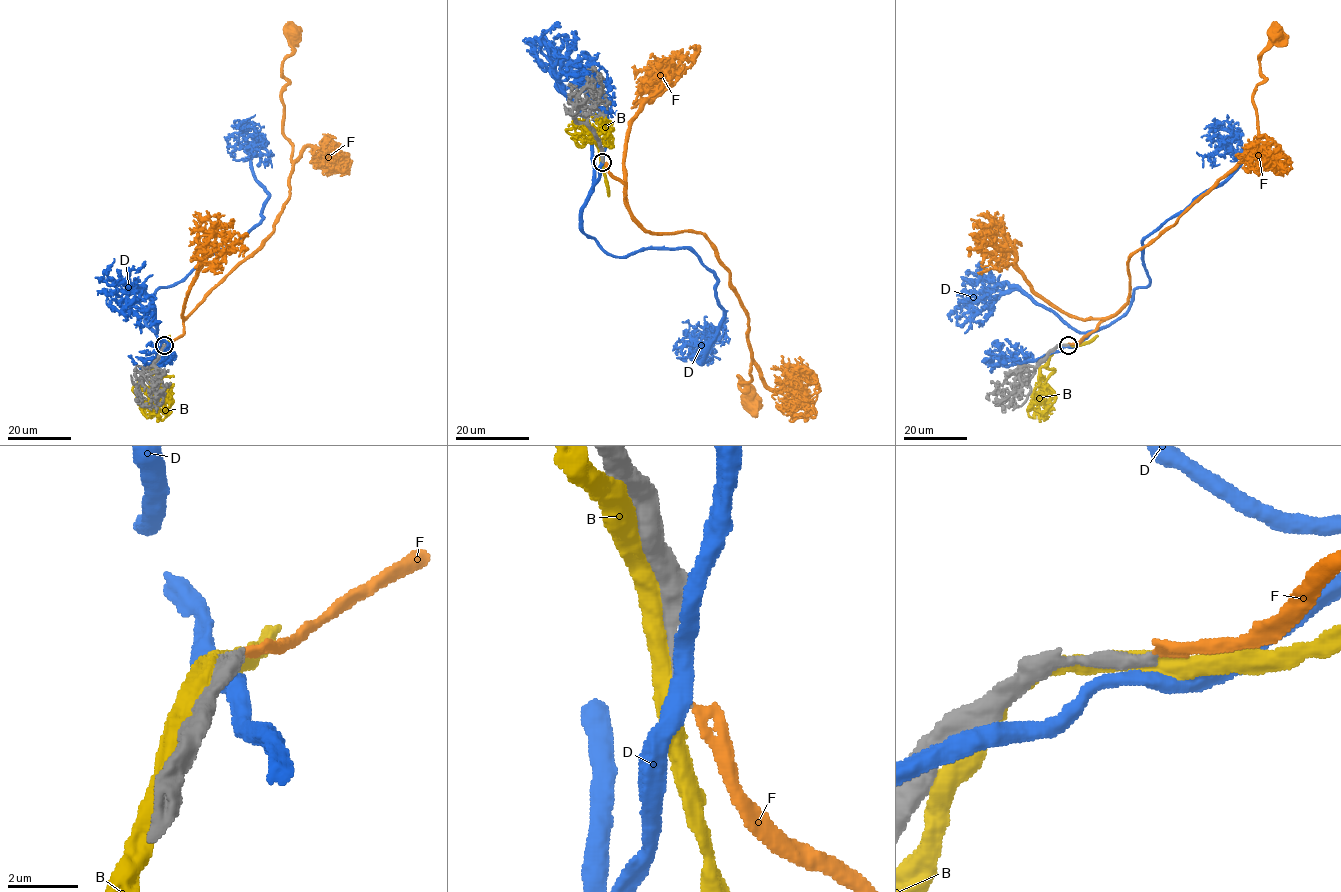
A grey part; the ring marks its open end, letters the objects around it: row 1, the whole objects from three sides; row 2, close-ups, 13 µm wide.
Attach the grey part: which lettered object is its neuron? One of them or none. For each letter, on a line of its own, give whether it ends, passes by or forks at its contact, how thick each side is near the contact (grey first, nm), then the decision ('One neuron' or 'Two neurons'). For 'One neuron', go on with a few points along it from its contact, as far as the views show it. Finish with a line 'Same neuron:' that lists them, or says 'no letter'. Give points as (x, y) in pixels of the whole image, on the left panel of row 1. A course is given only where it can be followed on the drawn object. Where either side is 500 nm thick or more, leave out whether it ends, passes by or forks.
B: It passes by. Thickness 420 nm (grey) against 440 nm. Two neurons
D: Thickness 550 nm (grey) against 440 nm. Two neurons
F: It ends there. Thickness 400 nm (grey) against 300 nm. Two neurons
Same neuron: no letter

